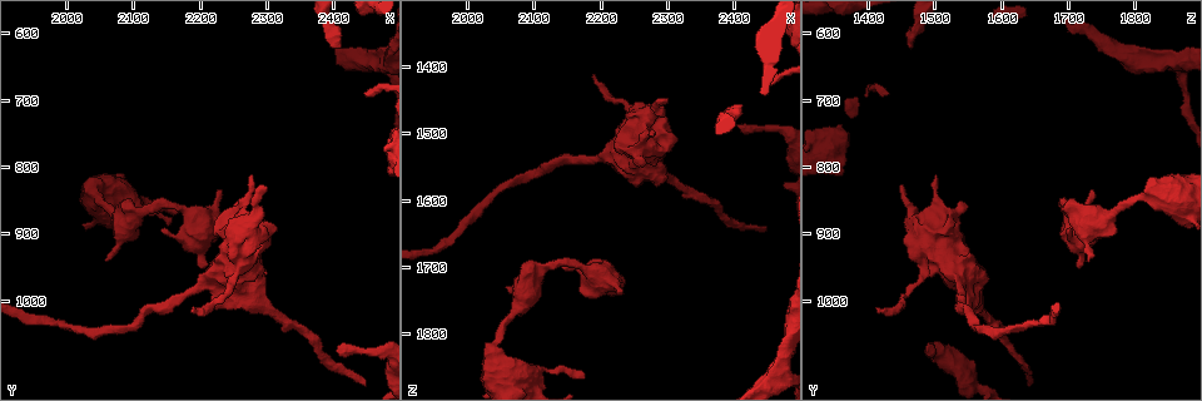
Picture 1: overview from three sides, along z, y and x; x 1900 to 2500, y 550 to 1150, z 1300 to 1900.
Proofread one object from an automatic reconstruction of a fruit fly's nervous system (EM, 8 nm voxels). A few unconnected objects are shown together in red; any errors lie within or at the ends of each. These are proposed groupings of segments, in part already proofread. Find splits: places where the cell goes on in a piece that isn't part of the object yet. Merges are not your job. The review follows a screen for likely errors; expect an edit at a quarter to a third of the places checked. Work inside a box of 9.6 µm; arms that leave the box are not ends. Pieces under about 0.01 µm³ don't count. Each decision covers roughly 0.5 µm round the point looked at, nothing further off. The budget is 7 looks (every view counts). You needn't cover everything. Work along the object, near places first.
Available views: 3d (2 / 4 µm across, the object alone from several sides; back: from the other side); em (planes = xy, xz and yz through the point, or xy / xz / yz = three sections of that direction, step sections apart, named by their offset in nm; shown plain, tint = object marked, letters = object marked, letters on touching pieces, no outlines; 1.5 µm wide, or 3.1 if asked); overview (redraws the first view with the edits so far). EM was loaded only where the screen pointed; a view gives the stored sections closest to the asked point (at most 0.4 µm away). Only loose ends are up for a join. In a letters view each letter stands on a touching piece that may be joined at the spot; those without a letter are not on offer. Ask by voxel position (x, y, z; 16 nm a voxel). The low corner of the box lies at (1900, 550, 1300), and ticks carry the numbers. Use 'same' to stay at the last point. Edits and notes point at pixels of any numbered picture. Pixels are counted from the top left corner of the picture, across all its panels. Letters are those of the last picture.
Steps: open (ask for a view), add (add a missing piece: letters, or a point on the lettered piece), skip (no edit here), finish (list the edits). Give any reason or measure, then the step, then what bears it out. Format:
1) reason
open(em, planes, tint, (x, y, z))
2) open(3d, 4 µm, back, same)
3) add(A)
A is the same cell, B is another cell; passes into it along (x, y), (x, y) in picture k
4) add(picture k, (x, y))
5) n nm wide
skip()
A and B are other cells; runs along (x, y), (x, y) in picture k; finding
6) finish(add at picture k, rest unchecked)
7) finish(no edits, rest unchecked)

an open end
open(em, xy, step 8, letters, (2405, 625, 1465))

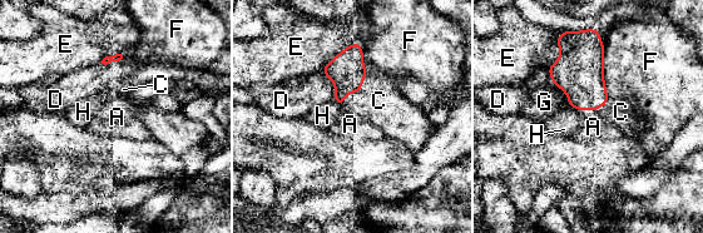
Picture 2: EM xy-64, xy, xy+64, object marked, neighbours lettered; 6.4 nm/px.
add(C)
C is the same cell, A, D, E, F, G and H are other cells; it goes on there

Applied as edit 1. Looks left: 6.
free end
open(em, planes, letters, (2275, 815, 1505))

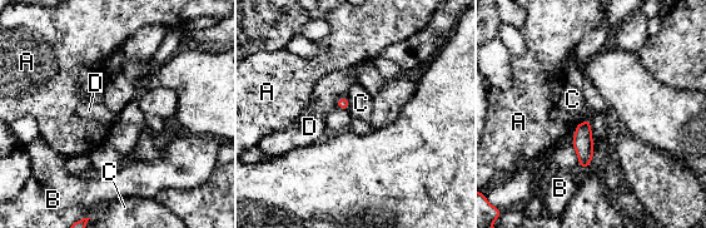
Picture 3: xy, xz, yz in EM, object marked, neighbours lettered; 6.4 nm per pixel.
skip()
A, B, C and D are other cells; border along (586, 118), (591, 125), (593, 150) in picture 3; no lettered piece goes on from it

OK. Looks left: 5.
free end
open(3d, 4 µm, (2410, 1065, 1490))

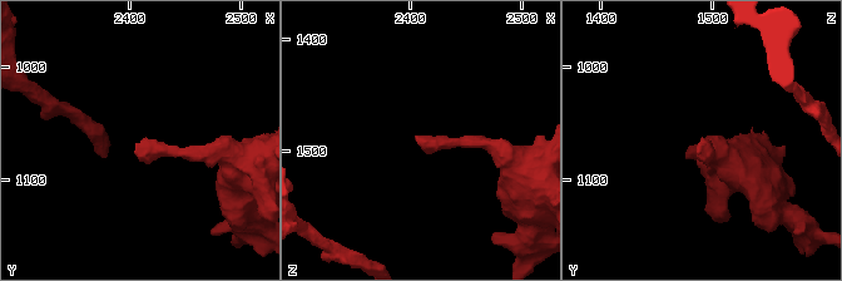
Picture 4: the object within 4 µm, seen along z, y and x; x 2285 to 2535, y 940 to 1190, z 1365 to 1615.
open(em, planes, letters, (2404, 1066, 1486))

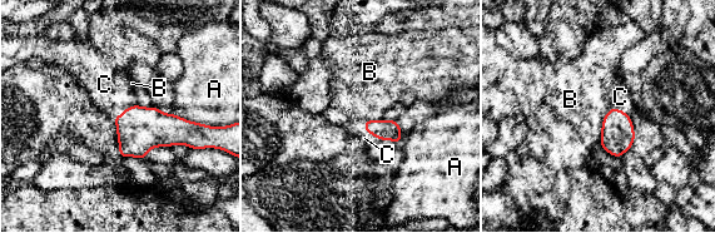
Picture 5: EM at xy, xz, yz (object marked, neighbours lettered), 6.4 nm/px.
add(C)
C is the same cell, A and B are other cells; passes into it along (383, 129), (373, 134), (365, 138) in picture 5; it goes on there

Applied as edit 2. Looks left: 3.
finish(add at picture 2, add at picture 5, rest unchecked)

